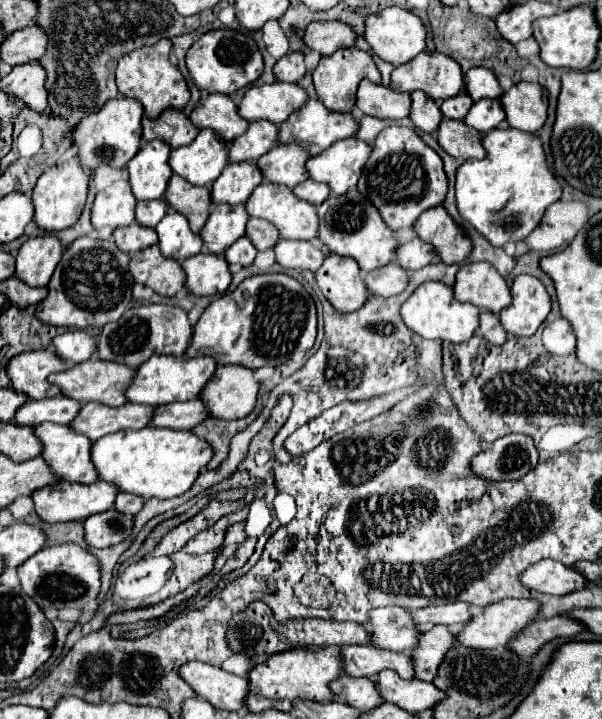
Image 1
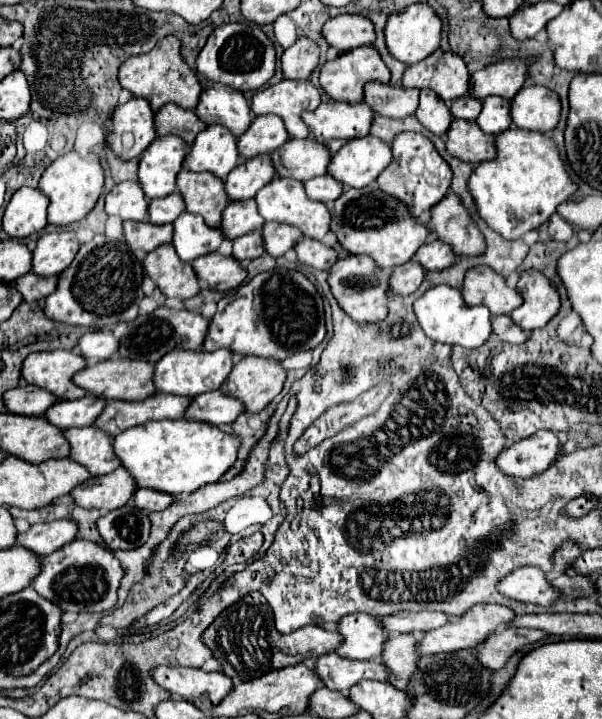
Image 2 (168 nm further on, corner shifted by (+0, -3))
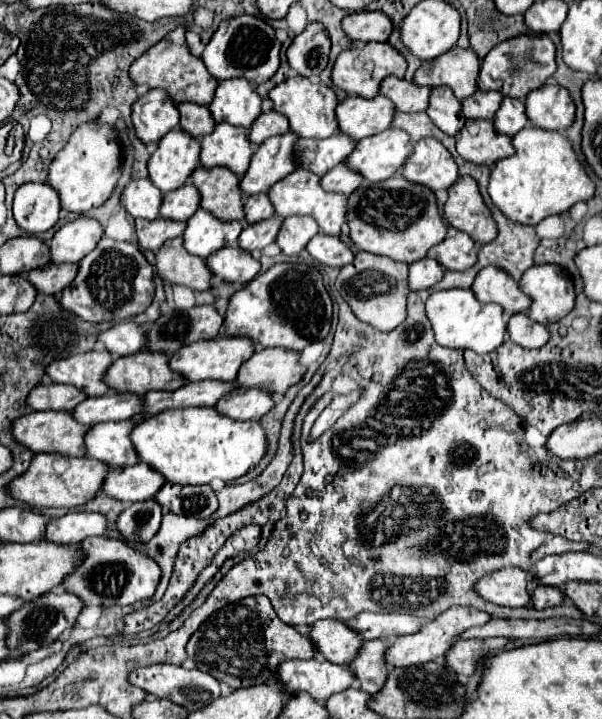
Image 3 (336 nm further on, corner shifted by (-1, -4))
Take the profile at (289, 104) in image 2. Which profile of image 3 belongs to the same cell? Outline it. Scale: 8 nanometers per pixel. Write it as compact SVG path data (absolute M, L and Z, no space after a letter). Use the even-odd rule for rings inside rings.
M297 75L297 77L285 79L277 87L273 87L269 97L273 101L273 109L281 111L289 119L291 131L297 133L299 137L325 139L325 137L339 133L337 119L335 119L335 107L339 105L339 99L331 87L327 87L323 83L313 83L311 79Z

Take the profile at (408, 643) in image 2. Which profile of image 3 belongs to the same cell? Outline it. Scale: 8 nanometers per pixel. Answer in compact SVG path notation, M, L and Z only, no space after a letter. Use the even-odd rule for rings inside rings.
M381 639L365 641L357 657L349 661L349 669L355 675L359 689L369 695L375 695L385 685L385 675L389 673L385 663L381 663L381 655L385 655L385 643Z

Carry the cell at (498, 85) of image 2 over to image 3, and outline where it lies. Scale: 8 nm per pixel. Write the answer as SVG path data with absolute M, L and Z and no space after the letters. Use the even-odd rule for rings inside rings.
M519 35L497 43L497 47L493 47L481 63L479 89L501 91L507 97L525 99L529 91L543 87L545 81L555 73L555 55L555 43L547 35Z

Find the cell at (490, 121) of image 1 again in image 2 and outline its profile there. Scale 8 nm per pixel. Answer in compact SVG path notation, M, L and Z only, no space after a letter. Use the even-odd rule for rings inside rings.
M488 96L482 102L482 112L476 120L476 124L480 126L480 130L484 134L500 134L506 128L510 128L512 118L510 118L510 102L504 98L496 98L496 96Z

